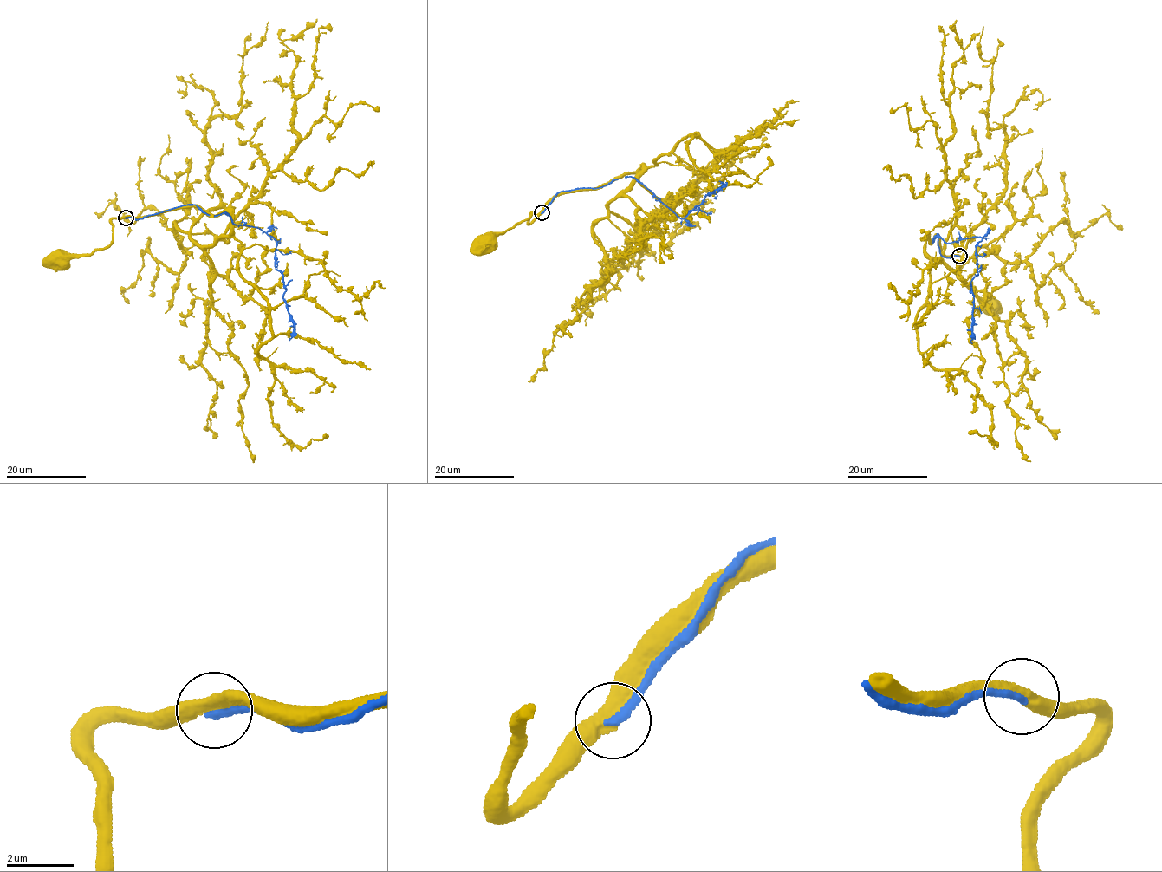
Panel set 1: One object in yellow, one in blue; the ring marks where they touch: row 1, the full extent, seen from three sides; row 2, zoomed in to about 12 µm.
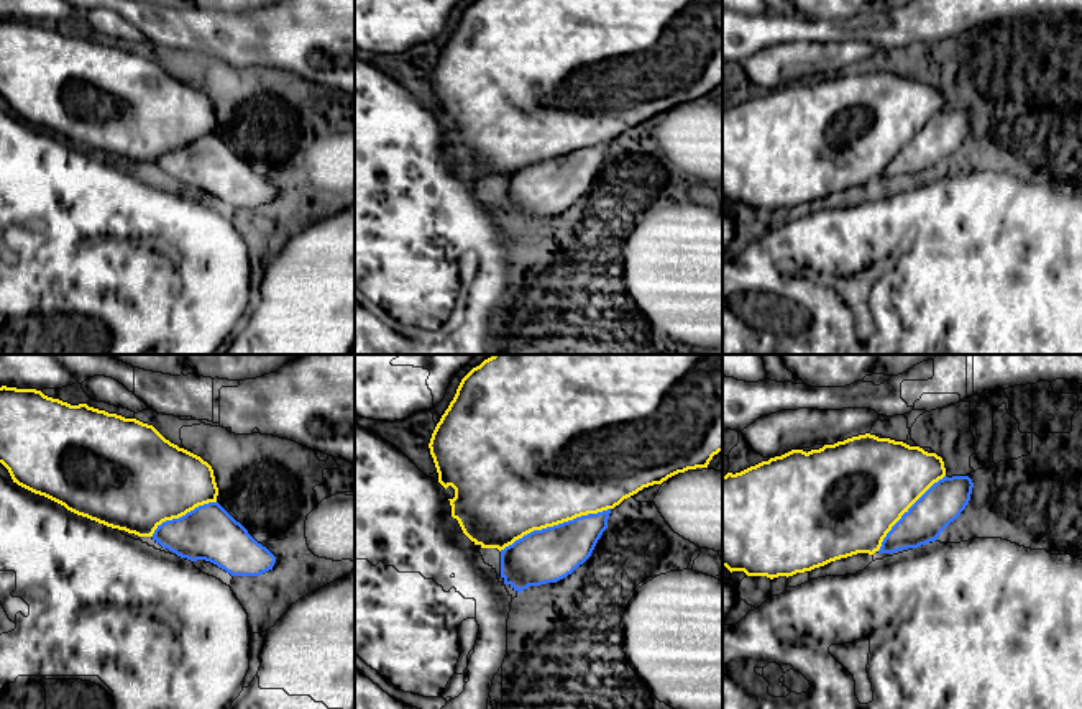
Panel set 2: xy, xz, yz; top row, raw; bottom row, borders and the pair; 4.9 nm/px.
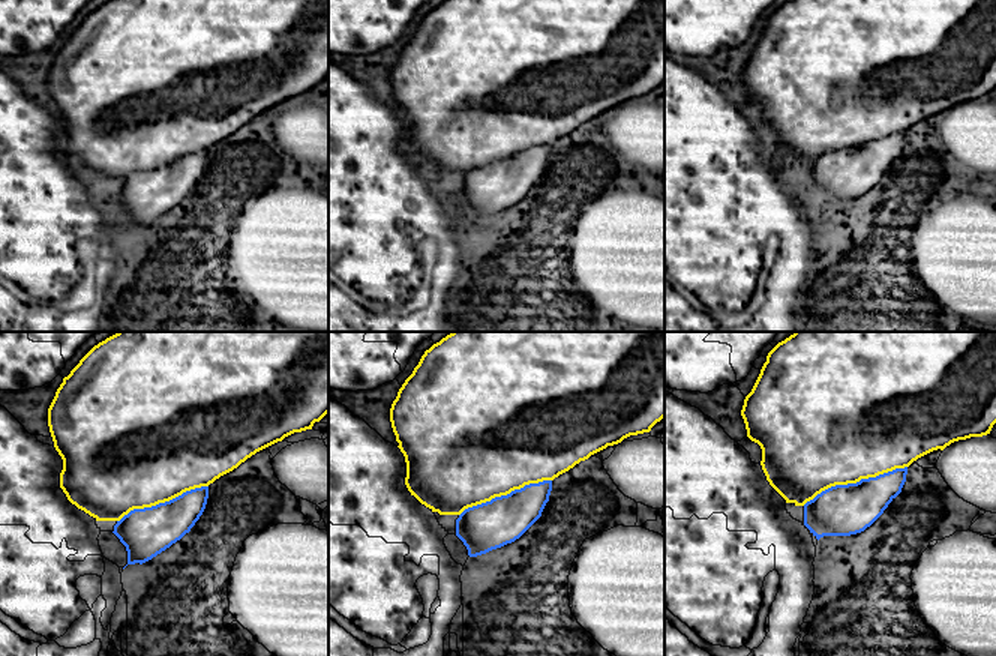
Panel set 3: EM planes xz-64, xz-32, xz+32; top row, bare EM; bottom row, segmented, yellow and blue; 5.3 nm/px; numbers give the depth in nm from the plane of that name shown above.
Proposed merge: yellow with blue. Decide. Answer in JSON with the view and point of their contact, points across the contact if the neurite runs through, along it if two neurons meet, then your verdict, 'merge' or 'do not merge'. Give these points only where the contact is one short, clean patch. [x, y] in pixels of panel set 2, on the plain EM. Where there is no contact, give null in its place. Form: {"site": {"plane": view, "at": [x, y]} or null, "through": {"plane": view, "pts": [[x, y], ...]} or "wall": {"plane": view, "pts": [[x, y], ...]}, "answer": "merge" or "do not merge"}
{"site": {"plane": "xz", "at": [554, 156]}, "answer": "do not merge"}

